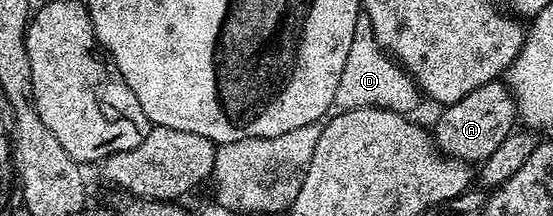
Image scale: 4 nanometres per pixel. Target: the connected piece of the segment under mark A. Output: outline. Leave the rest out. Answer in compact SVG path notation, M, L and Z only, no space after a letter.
M498 80L488 82L479 88L475 88L467 96L463 96L463 100L459 100L455 104L444 107L440 111L441 119L437 122L437 127L432 127L431 133L433 141L437 143L438 150L445 155L446 158L455 158L459 162L466 164L482 164L488 160L493 152L512 134L519 122L517 113L517 101L513 95L509 93L509 87L504 81Z

